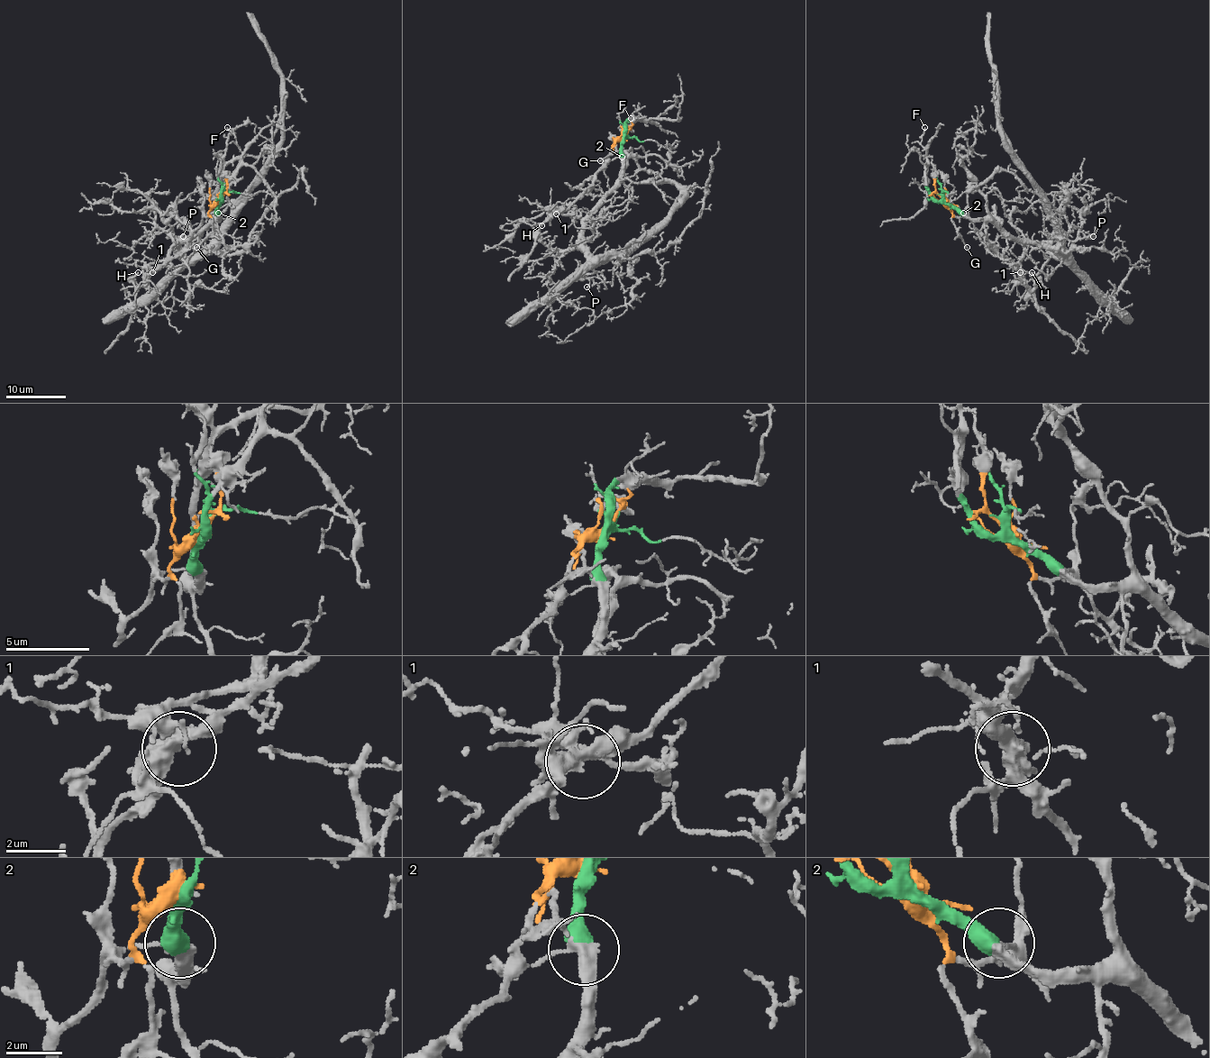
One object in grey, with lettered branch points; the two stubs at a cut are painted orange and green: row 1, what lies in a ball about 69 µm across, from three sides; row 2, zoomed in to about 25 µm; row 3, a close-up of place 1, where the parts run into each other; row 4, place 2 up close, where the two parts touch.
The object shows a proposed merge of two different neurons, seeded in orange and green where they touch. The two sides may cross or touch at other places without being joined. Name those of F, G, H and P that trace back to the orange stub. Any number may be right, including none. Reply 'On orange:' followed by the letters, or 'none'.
On orange: G, H

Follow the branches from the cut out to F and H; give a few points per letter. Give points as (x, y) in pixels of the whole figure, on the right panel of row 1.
F: (943, 198), (937, 200), (926, 185), (926, 154), (921, 141), (925, 127)
H: (943, 198), (950, 212), (967, 216), (1001, 255), (1014, 264), (1032, 289), (1037, 279), (1031, 271)

